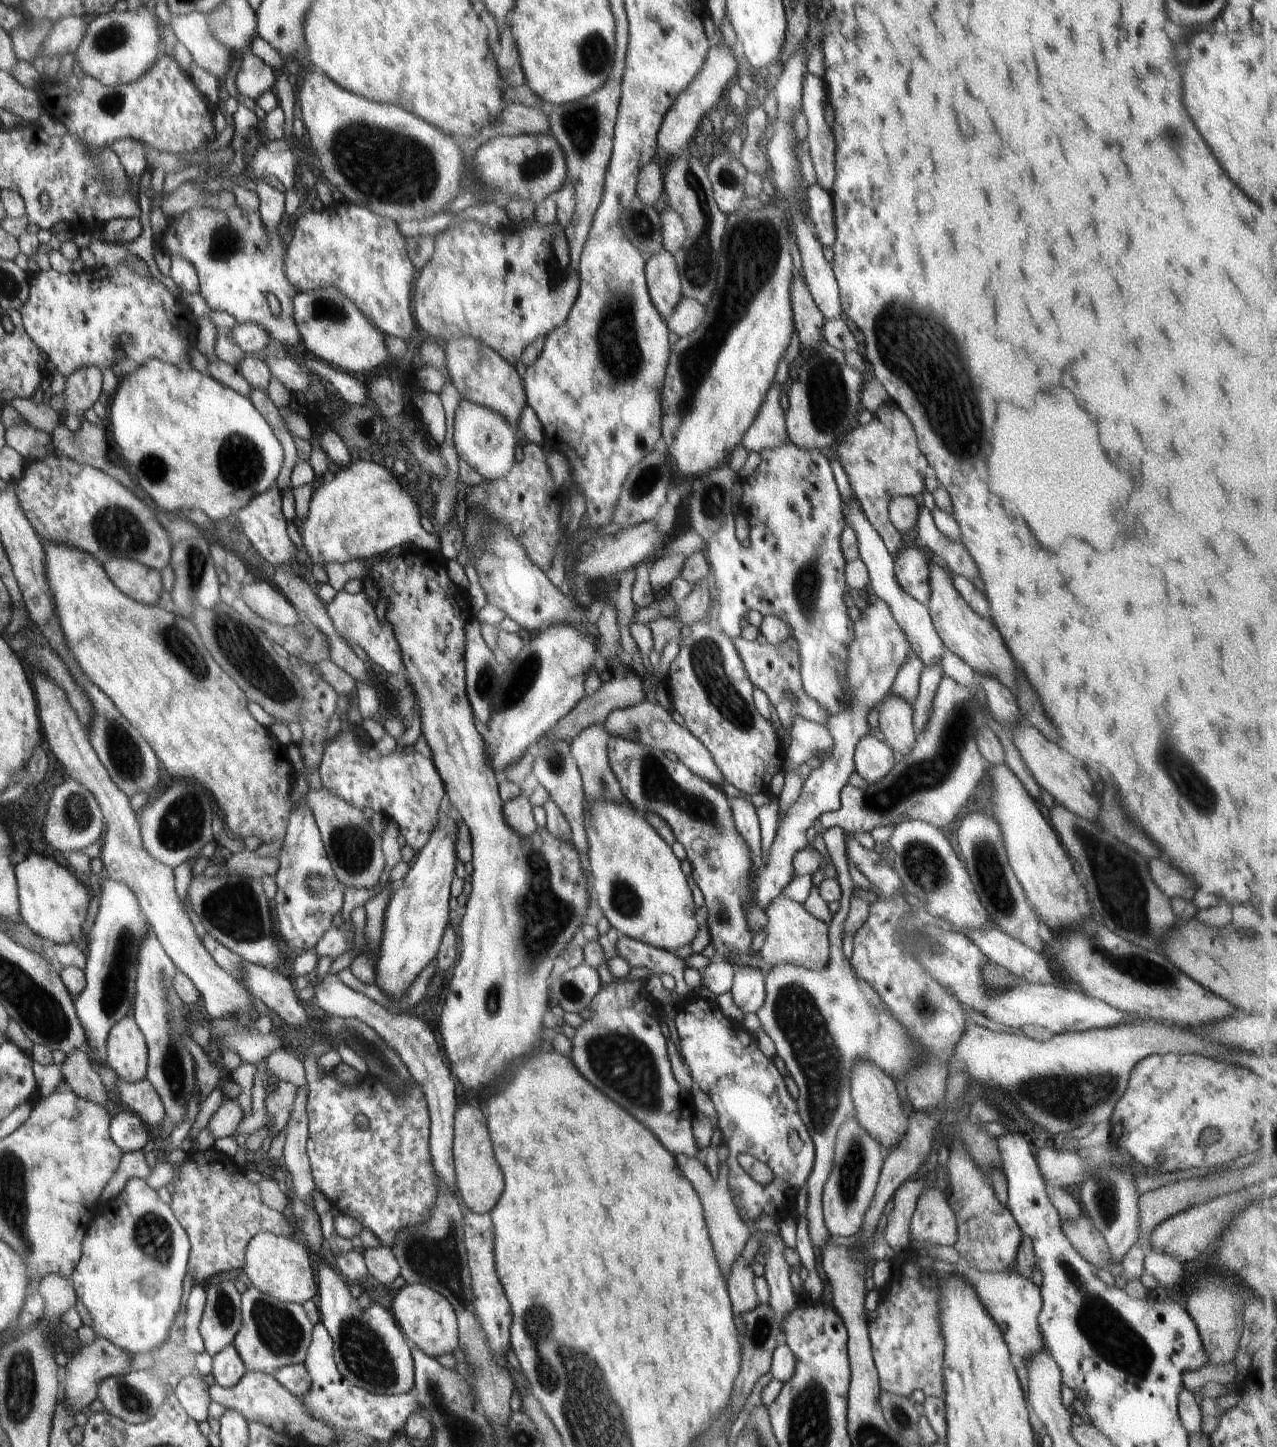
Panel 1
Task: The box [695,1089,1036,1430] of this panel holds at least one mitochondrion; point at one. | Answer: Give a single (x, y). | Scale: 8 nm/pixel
(851, 1173)

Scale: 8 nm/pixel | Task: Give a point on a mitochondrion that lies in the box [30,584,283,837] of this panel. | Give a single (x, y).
(130, 762)

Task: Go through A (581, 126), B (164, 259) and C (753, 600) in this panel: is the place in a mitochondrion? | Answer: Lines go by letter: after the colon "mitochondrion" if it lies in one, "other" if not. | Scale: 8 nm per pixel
A: mitochondrion
B: other
C: other

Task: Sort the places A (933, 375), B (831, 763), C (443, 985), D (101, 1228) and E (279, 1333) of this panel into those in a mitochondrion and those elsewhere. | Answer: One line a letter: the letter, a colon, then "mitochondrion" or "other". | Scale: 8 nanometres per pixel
A: mitochondrion
B: other
C: other
D: other
E: mitochondrion

